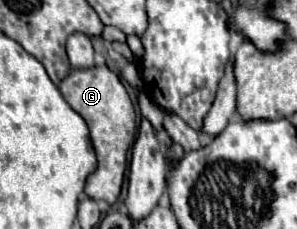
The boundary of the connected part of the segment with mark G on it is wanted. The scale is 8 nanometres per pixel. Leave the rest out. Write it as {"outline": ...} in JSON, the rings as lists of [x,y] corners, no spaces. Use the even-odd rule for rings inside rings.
{"outline":[[[106,65],[92,67],[92,69],[72,69],[70,75],[60,83],[60,93],[64,95],[66,103],[86,121],[90,129],[90,139],[96,151],[96,169],[86,179],[84,193],[94,201],[104,199],[106,203],[114,203],[120,195],[124,169],[126,169],[126,153],[134,143],[136,135],[136,115],[132,101],[114,71]]]}

